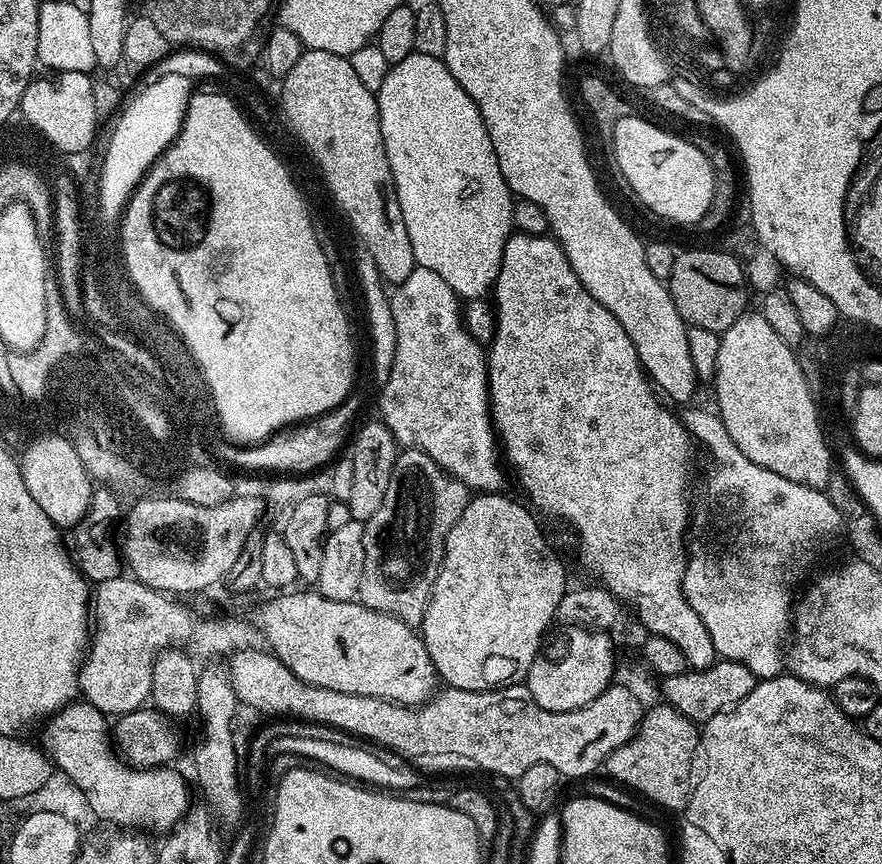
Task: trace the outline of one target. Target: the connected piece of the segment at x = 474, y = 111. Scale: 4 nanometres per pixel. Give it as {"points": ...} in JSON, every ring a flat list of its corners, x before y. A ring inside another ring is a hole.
{"points":[[413,54,402,58,402,62,391,65,382,82,380,91,376,97,378,110,380,111,380,129,382,130,382,142,386,150,386,158,390,162,390,170,394,178,394,186,398,194,398,206,402,210,402,222,406,222,406,234,410,234,410,246,414,246,414,258,419,267,426,270,434,270,438,278,446,281,446,286,454,290,461,301,478,300,487,297,493,291,496,275,502,266,502,254,509,236,513,235,512,205,514,197,508,189,508,184,502,178,502,170,498,170,498,158,494,154,494,146,490,142,490,134,482,122,480,107,458,86,454,74,444,65,443,59,436,56,420,56]]}

